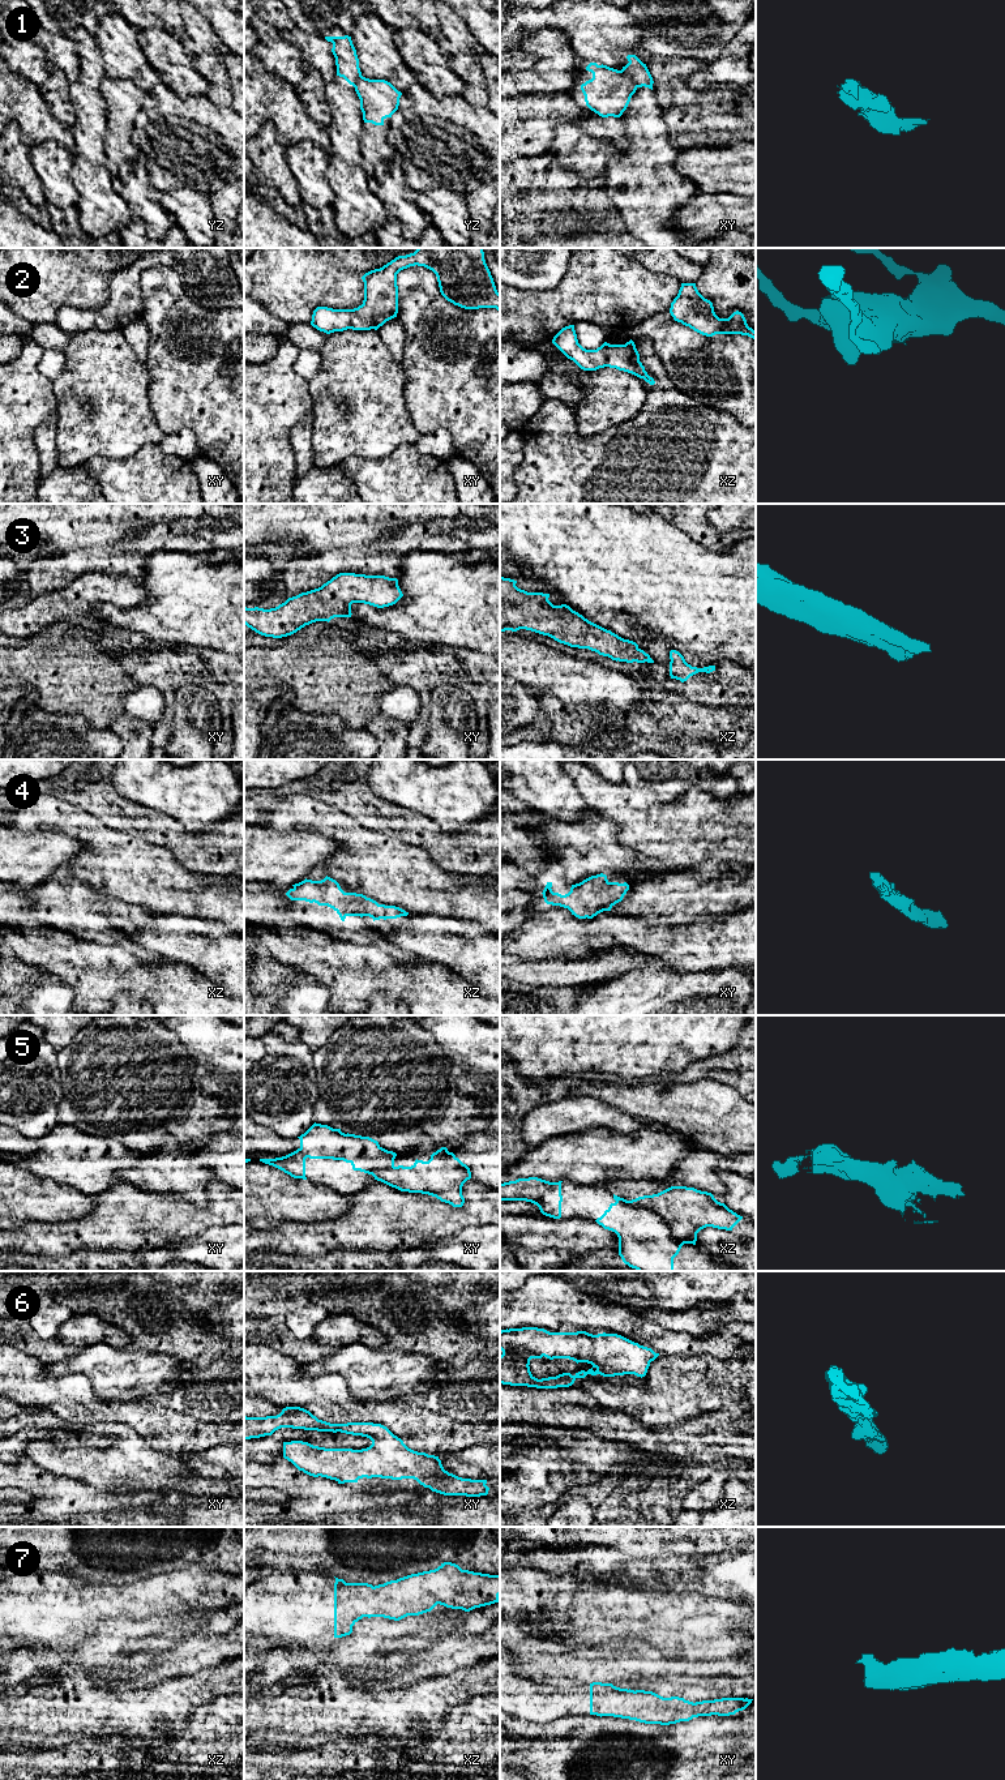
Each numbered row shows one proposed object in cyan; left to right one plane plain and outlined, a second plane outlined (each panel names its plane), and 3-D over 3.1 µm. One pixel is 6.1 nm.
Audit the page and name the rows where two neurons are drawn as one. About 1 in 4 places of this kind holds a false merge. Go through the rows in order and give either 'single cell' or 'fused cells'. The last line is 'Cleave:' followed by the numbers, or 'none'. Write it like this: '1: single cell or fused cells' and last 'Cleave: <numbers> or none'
1: fused cells
2: single cell
3: single cell
4: single cell
5: fused cells
6: single cell
7: single cell
Cleave: 1, 5

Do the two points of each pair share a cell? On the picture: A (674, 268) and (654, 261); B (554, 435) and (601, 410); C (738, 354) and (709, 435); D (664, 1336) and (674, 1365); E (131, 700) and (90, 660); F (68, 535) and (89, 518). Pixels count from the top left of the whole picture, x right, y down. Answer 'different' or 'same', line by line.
A: same
B: different
C: different
D: different
E: different
F: same

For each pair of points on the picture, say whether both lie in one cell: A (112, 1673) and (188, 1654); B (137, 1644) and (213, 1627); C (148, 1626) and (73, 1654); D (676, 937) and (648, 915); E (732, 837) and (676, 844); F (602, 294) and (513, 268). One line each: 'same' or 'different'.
A: different
B: same
C: same
D: different
E: same
F: different

